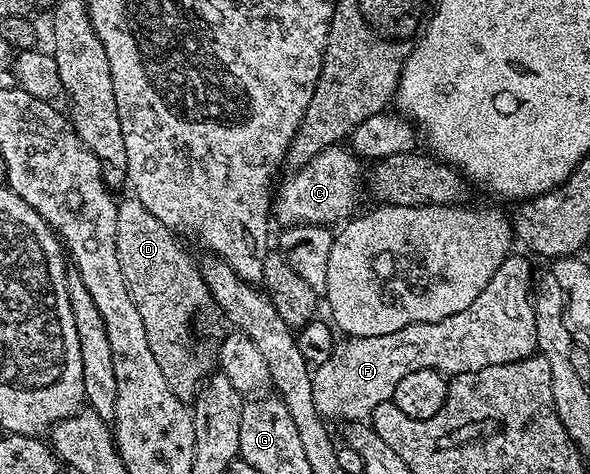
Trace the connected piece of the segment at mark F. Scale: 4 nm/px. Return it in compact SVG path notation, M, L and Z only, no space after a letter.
M509 254L505 256L502 266L498 266L494 278L486 282L486 290L482 290L482 294L478 294L478 298L474 298L466 310L458 310L458 314L450 314L450 318L442 318L438 322L411 324L402 330L394 330L394 334L353 336L337 343L332 357L315 365L312 373L314 406L318 406L324 418L333 416L339 422L364 422L371 417L374 406L392 399L394 386L413 370L429 368L451 378L463 372L482 370L486 366L502 366L515 360L525 360L536 352L533 293L530 291L533 280L531 266L522 257Z

